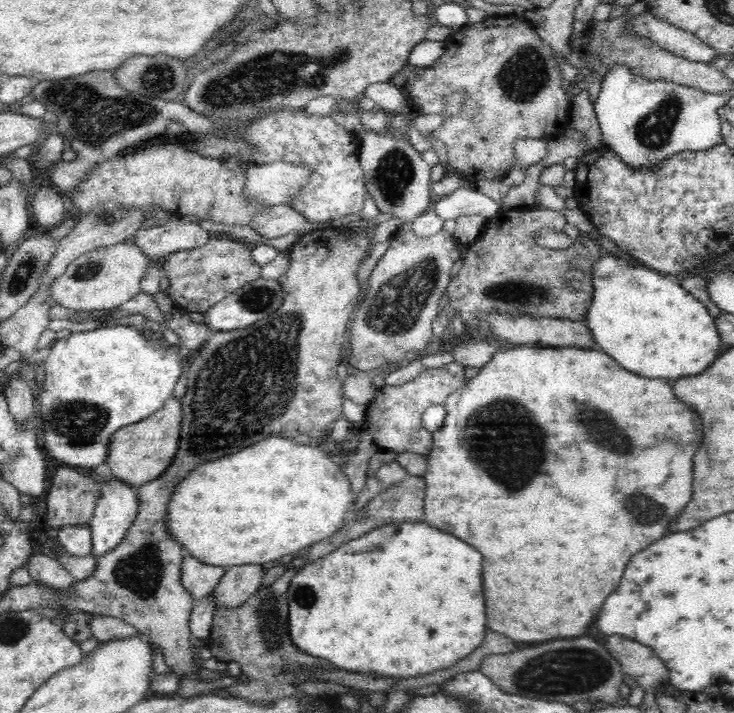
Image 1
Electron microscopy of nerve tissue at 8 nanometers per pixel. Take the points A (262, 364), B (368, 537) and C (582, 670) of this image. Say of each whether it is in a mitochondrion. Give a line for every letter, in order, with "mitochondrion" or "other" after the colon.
A: mitochondrion
B: other
C: mitochondrion

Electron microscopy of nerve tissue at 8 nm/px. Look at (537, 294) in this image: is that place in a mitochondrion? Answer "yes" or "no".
yes

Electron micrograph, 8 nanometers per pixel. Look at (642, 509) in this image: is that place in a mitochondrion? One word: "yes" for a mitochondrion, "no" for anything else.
yes

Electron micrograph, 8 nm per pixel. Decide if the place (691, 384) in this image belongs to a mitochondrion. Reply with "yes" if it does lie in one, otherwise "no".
no

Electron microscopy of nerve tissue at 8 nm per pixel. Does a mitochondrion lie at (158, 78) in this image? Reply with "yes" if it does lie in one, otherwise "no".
yes

